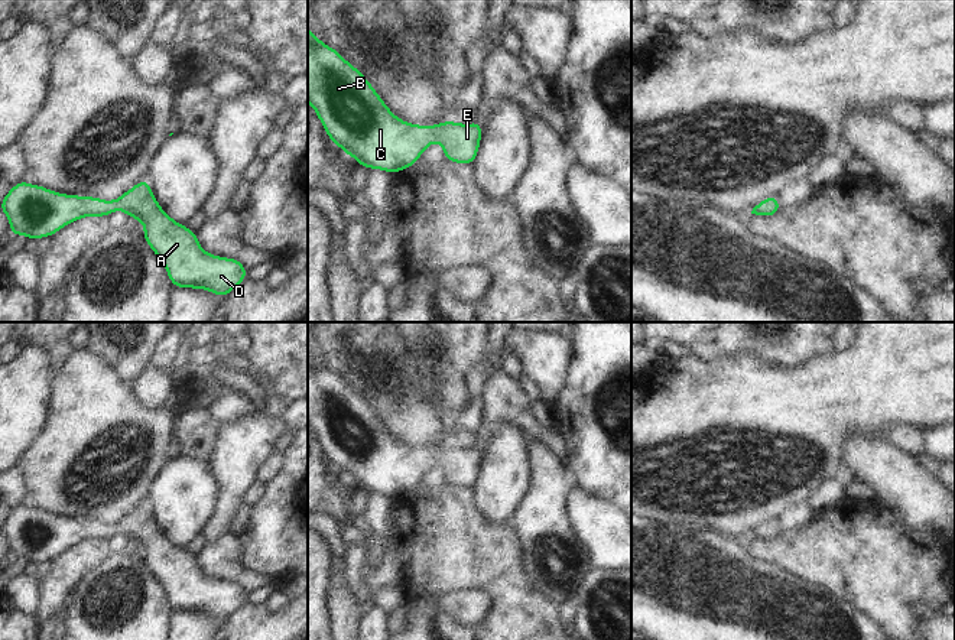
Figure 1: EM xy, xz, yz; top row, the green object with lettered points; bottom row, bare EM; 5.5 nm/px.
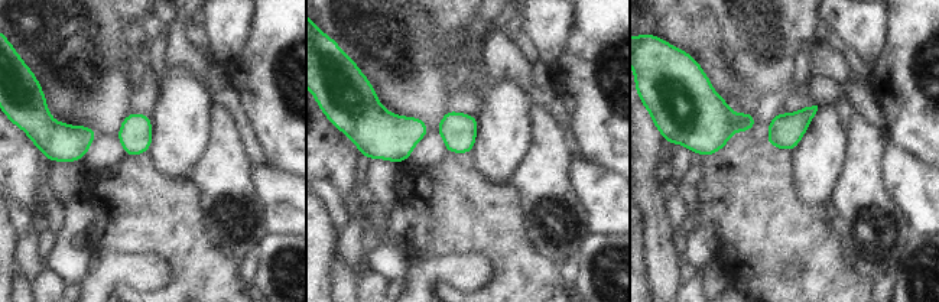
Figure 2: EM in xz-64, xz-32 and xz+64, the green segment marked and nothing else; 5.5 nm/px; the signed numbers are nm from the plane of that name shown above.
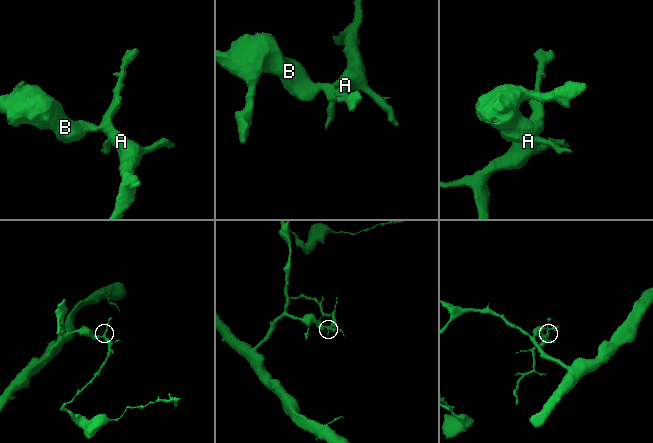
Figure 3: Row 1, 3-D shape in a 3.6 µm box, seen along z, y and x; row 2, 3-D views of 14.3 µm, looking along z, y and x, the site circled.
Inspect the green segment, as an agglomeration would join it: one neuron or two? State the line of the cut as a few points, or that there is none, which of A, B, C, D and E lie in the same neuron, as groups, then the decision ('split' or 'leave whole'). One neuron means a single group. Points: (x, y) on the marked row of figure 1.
no cut; A B C D E; leave whole

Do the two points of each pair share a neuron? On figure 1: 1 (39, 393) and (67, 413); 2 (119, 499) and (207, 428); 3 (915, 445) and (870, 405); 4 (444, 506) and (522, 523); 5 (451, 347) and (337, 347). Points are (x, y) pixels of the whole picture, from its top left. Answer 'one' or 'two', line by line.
1: two
2: two
3: two
4: two
5: two

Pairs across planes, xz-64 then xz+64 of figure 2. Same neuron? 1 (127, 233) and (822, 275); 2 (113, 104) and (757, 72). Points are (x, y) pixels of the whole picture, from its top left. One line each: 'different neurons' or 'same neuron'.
1: same neuron
2: different neurons

